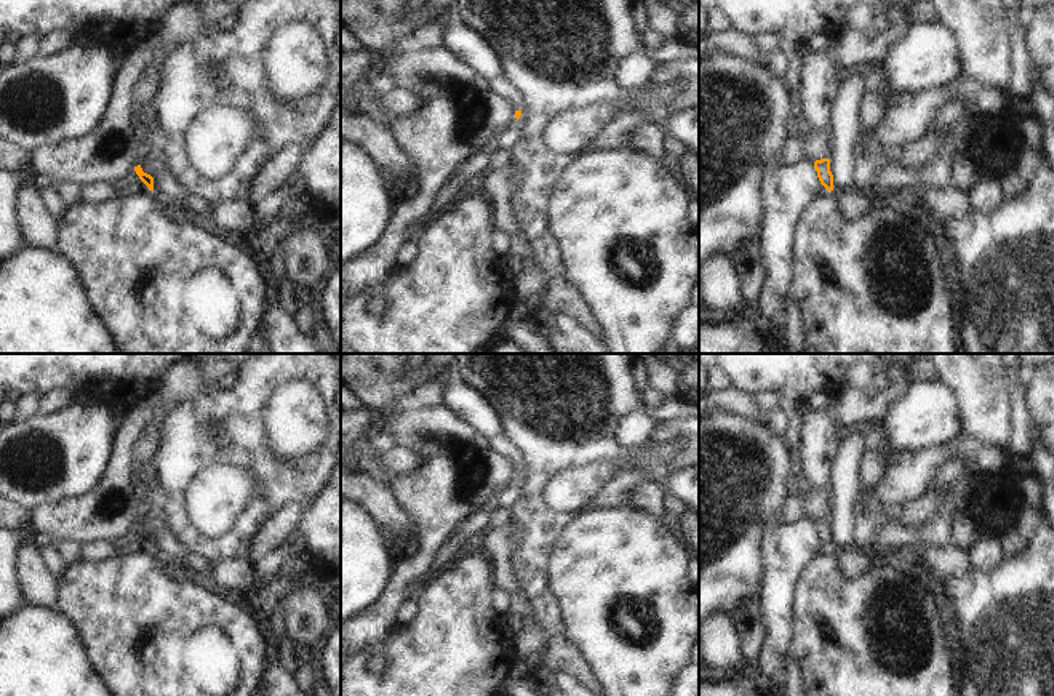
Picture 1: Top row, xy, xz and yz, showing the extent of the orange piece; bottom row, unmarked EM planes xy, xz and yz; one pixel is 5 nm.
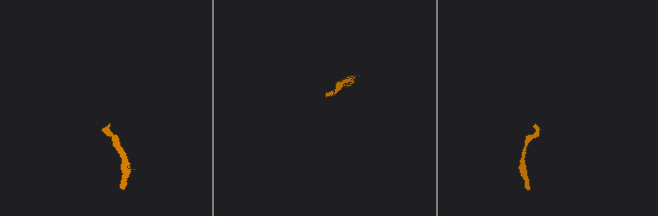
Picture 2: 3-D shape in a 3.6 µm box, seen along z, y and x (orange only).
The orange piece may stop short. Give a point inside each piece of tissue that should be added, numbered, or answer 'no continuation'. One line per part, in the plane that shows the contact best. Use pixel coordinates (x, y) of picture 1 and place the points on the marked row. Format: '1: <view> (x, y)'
no continuation

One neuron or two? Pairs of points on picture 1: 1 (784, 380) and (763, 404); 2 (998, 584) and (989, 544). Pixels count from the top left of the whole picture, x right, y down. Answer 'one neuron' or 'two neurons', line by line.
1: two neurons
2: two neurons

